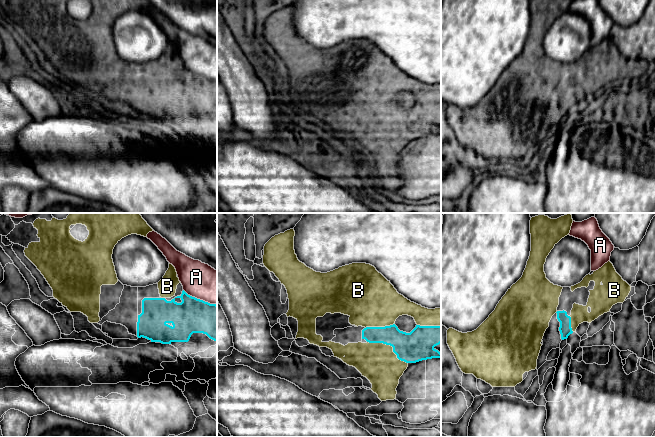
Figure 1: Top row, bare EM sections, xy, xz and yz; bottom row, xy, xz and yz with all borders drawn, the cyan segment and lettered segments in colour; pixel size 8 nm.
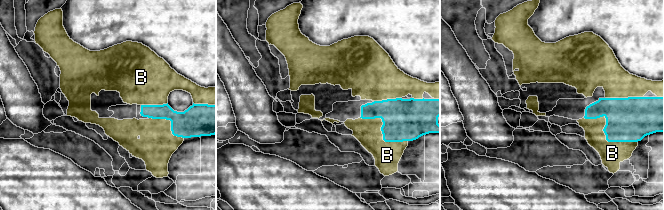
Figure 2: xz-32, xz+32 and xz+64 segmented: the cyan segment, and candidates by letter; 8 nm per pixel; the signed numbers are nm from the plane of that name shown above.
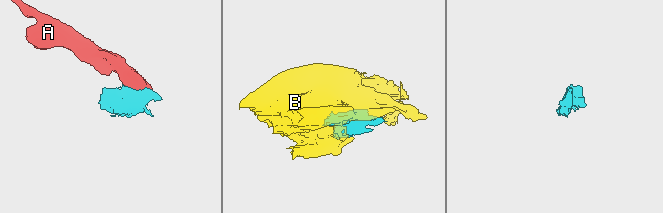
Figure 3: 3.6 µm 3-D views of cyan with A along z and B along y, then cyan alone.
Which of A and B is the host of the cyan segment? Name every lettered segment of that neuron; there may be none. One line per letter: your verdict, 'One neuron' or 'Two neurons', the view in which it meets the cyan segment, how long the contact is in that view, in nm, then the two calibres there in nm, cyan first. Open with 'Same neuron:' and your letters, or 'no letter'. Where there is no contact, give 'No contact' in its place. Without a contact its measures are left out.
Same neuron: B
A: Two neurons. Touches cyan in xy. Shared border 300 nm. Thickness 280 nm (cyan) against 280 nm
B: One neuron. Touches cyan in xz. Shared border 380 nm. Thickness 240 nm (cyan) against 300 nm

